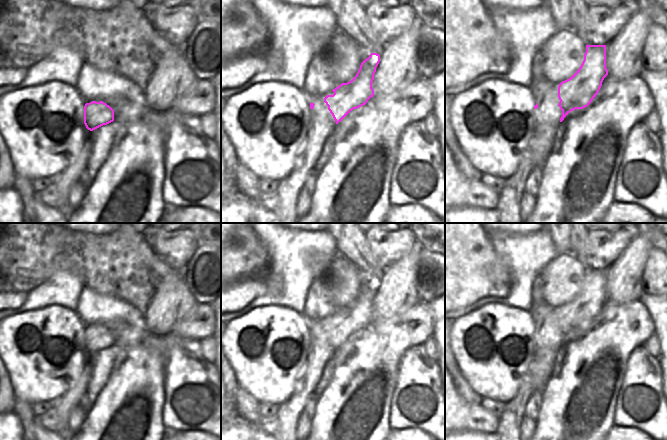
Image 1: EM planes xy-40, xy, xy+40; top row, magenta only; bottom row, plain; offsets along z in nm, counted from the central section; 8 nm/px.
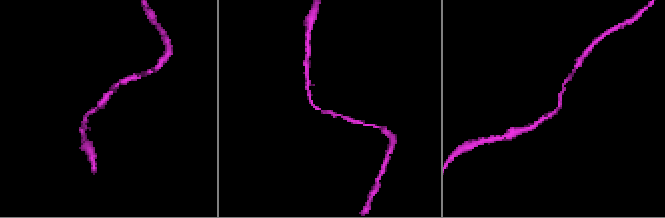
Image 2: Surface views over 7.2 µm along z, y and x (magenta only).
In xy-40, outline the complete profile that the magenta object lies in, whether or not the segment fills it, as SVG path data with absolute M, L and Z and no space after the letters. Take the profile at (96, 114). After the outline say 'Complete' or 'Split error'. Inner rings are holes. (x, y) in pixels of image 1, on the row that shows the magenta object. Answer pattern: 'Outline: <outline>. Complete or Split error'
Outline: M92 101L84 106L84 124L93 131L114 121L114 110L103 101Z. Complete.

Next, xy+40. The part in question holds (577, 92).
Outline: M586 45L584 60L580 68L558 86L558 106L562 110L560 122L575 109L587 107L598 94L604 78L608 75L606 68L606 45Z. Complete.

